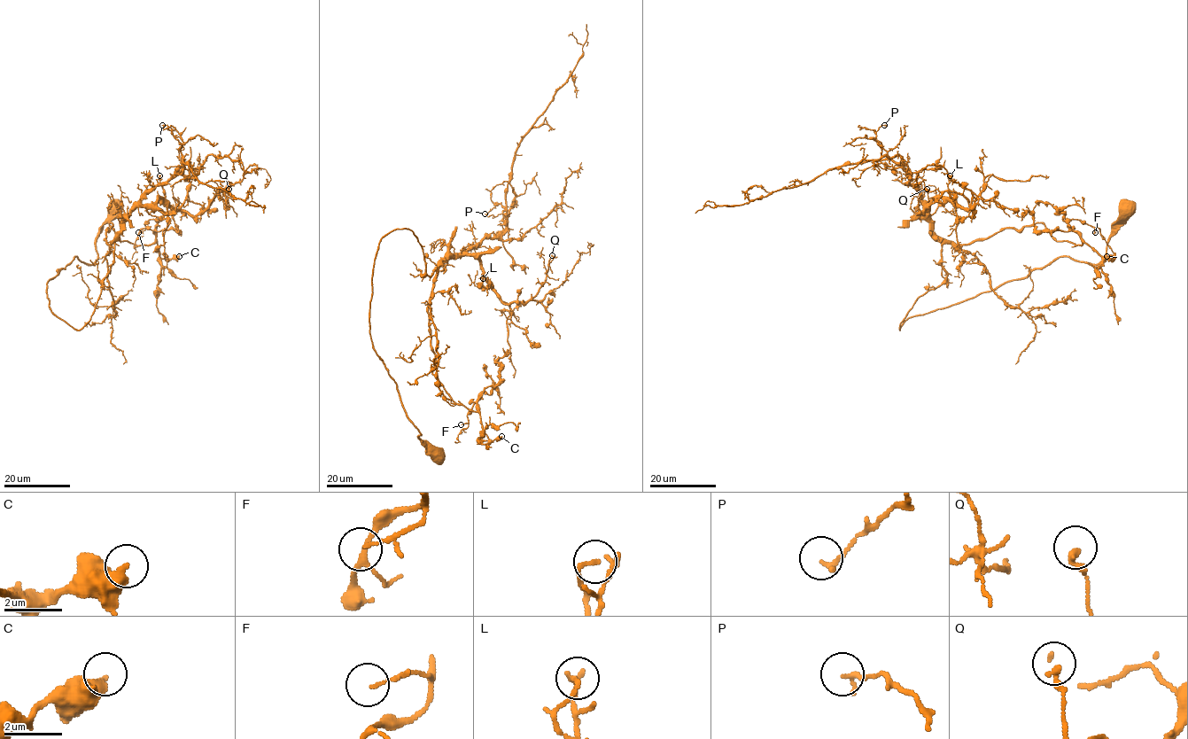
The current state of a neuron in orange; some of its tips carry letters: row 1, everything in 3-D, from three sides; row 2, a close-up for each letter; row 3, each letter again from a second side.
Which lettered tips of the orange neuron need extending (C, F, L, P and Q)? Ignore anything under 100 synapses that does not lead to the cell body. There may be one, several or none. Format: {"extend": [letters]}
{"extend": []}

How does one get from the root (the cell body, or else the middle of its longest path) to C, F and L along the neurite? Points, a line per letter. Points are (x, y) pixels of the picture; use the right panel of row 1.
C: (1127, 212), (1097, 264), (1058, 257), (899, 329), (946, 276), (943, 244), (1042, 222), (1057, 241), (1106, 256)
F: (1127, 212), (1097, 264), (1058, 257), (899, 329), (943, 244), (1095, 232)
L: (1127, 212), (1097, 264), (1055, 258), (900, 330), (946, 276), (927, 206), (951, 197), (950, 175)

